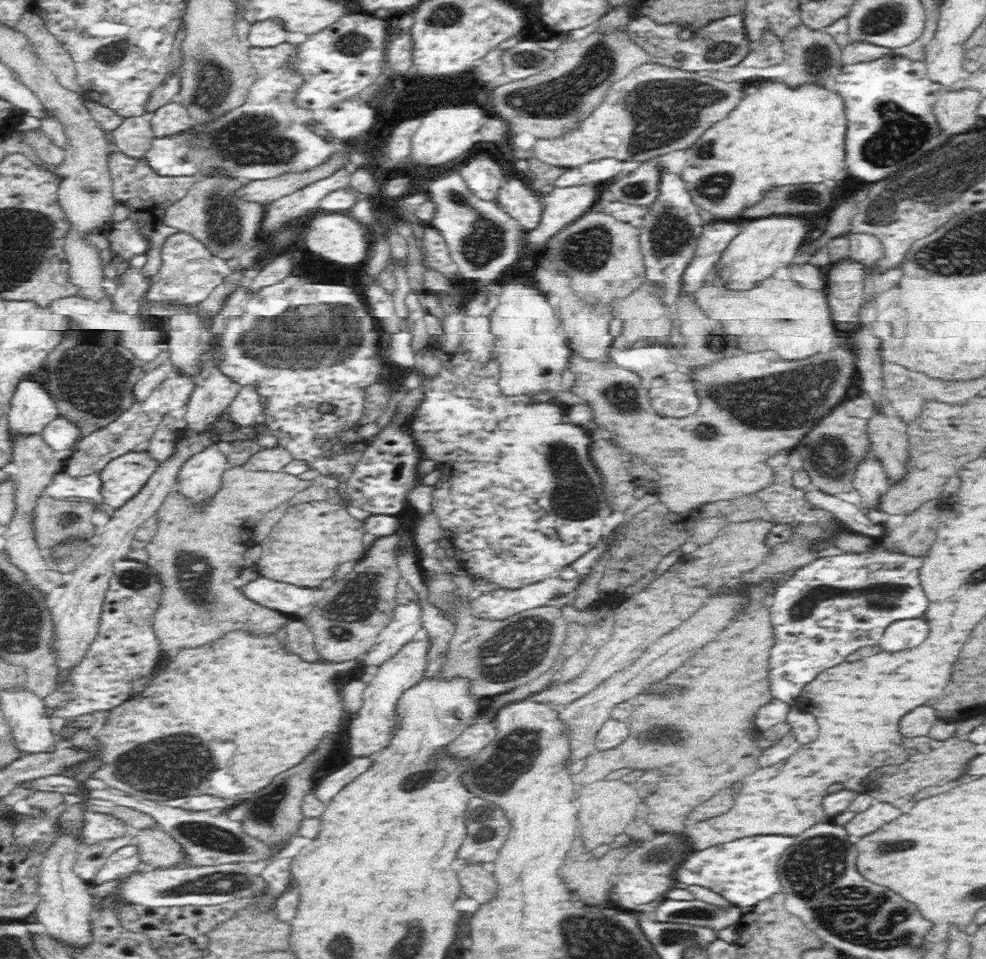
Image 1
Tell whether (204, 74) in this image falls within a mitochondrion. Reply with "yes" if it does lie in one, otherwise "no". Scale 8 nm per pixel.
yes

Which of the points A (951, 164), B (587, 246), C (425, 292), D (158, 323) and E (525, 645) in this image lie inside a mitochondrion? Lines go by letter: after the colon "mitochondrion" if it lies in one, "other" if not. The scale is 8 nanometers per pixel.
A: mitochondrion
B: mitochondrion
C: other
D: other
E: mitochondrion

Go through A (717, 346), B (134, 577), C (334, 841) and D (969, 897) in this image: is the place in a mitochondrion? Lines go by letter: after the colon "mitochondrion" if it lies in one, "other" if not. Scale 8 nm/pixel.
A: mitochondrion
B: mitochondrion
C: other
D: mitochondrion

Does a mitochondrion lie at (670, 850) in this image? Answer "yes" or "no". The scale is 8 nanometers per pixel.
yes

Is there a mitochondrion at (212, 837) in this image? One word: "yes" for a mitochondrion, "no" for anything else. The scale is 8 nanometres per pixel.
yes

